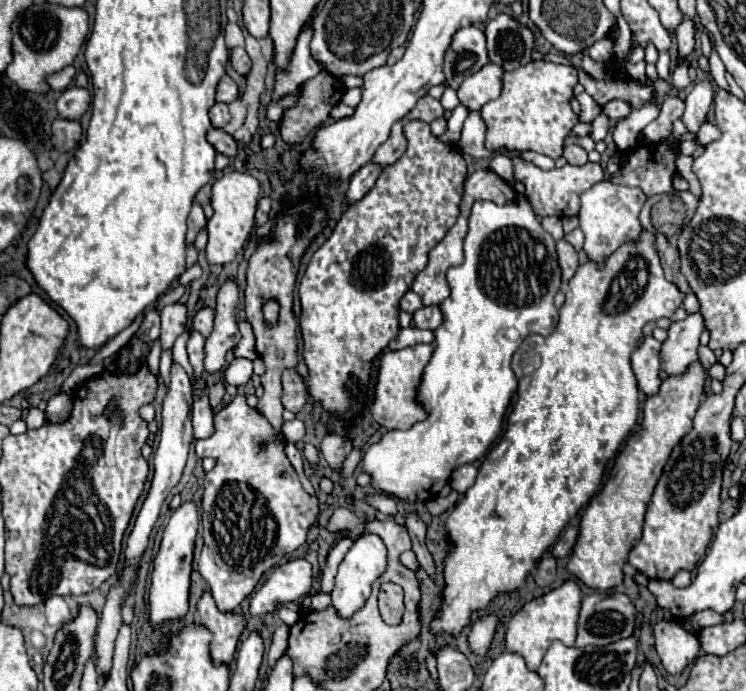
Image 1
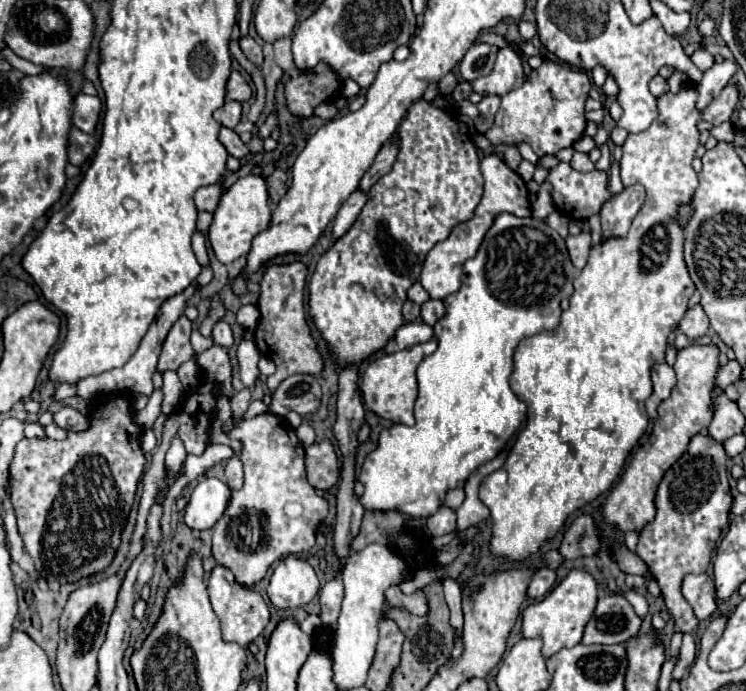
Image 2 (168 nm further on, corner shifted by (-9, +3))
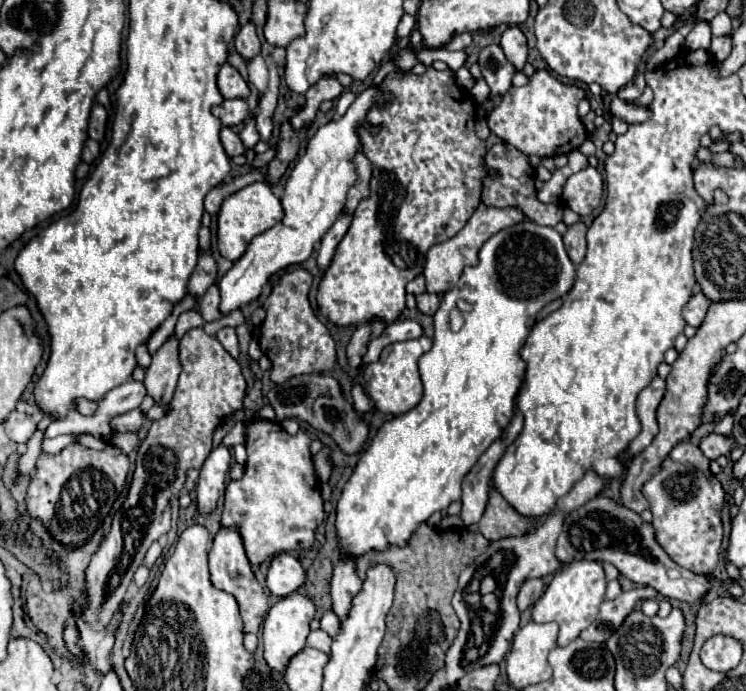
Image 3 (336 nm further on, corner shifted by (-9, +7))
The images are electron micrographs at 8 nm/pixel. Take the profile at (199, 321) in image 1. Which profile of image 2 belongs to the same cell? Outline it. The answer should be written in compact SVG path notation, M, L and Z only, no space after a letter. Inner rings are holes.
M217 321L213 327L213 341L221 347L231 347L233 345L233 333L231 327L225 321Z

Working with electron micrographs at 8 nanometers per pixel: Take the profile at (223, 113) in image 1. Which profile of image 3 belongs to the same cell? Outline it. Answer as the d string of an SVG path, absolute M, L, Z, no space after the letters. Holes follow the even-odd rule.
M229 99L229 101L223 101L220 105L214 106L211 112L221 119L223 125L235 127L245 121L245 117L249 115L249 107L245 99Z

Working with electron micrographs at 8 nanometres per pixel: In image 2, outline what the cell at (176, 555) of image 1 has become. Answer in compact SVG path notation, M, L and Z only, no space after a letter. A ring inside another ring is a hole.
M205 477L191 493L191 499L185 507L185 525L191 529L211 529L217 519L223 515L227 501L229 501L231 489L227 483Z

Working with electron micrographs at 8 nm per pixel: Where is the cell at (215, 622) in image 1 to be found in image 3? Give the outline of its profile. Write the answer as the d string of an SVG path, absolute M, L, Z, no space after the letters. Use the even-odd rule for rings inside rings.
M221 527L219 533L213 539L213 547L209 551L209 571L211 571L211 581L215 587L235 595L239 609L241 609L241 617L243 617L243 625L245 625L245 633L257 633L267 611L269 611L269 603L267 603L267 595L263 591L263 587L257 583L249 559L245 555L245 547L243 547L243 539L239 535L239 529L233 527Z

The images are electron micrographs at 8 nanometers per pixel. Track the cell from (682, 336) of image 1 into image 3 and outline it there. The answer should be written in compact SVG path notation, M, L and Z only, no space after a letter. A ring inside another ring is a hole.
M697 293L689 299L689 303L683 309L683 317L687 321L687 325L691 327L699 327L699 323L703 323L705 315L707 315L707 307L709 307L709 299L703 293Z

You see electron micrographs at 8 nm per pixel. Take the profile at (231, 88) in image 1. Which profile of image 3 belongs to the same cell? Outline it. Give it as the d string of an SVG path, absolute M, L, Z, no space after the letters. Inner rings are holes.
M225 63L217 73L217 87L225 99L247 99L249 97L249 85L243 81L237 69L233 69L229 63Z

